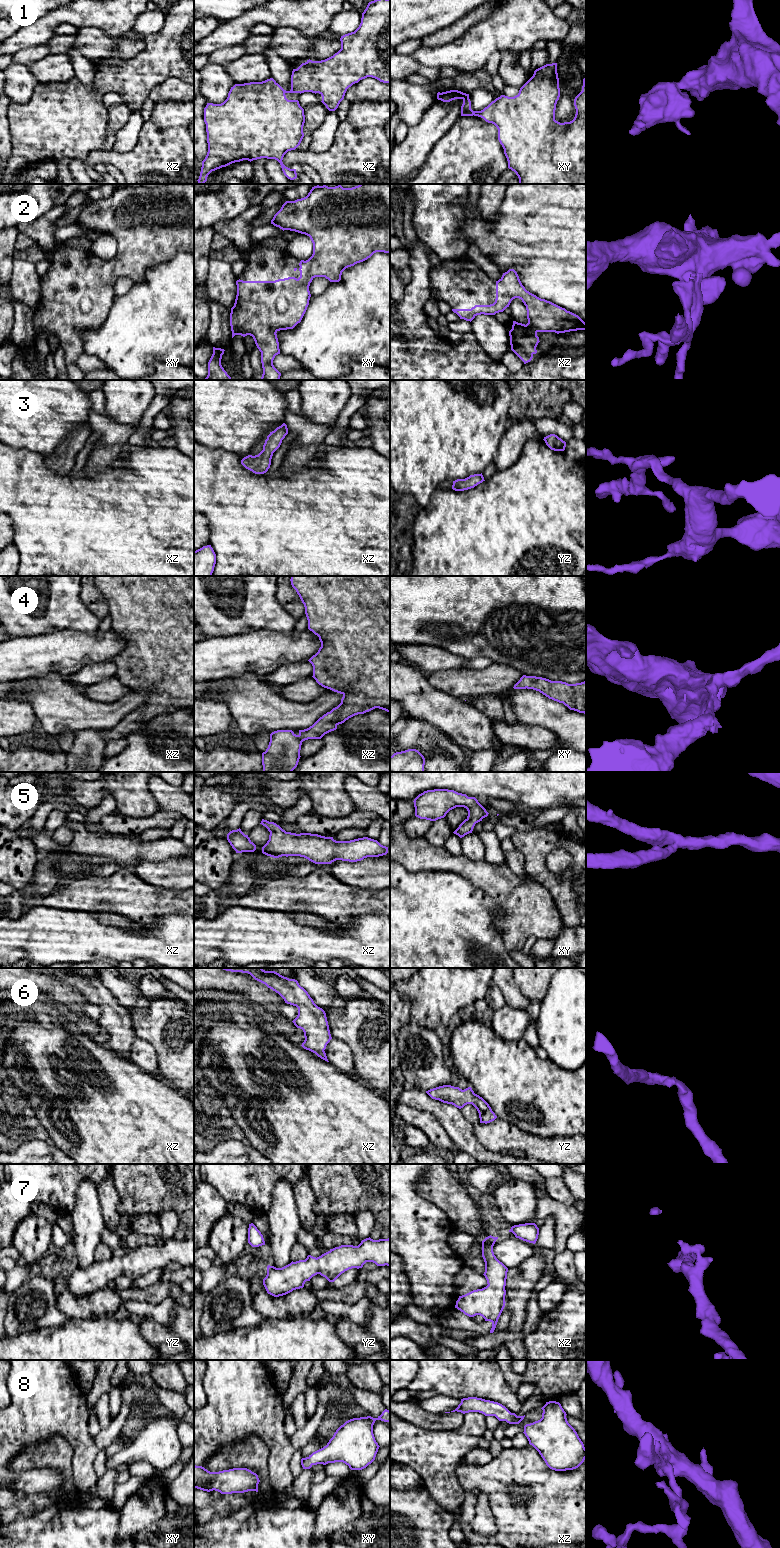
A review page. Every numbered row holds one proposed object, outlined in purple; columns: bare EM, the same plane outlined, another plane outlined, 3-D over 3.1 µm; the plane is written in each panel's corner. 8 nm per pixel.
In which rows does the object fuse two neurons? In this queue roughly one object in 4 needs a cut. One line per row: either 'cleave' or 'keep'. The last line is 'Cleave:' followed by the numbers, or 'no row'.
1: keep
2: keep
3: keep
4: keep
5: keep
6: keep
7: keep
8: keep
Cleave: no row

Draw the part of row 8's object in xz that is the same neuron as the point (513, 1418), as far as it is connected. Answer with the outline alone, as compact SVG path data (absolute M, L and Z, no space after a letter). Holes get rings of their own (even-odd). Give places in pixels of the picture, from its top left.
M477 1397L461 1399L461 1403L458 1407L451 1412L455 1411L463 1414L469 1412L479 1412L485 1416L495 1416L499 1421L506 1421L509 1424L519 1424L525 1417L525 1415L517 1416L515 1413L511 1413L505 1406L498 1402Z

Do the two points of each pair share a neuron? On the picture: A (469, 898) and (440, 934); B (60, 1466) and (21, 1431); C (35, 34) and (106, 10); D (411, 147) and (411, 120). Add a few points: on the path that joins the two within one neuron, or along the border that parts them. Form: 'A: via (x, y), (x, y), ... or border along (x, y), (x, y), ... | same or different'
A: via (460, 907), (442, 925) | same
B: border along (58, 1435), (30, 1445), (16, 1456) | different
C: via (53, 18), (66, 13), (88, 10) | same
D: border along (427, 109), (422, 118), (408, 128) | different

